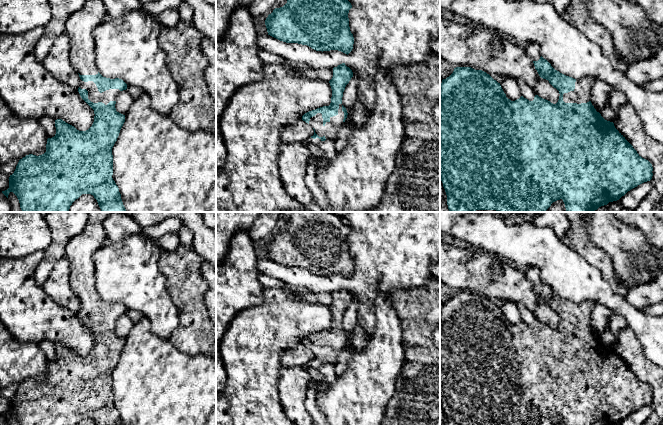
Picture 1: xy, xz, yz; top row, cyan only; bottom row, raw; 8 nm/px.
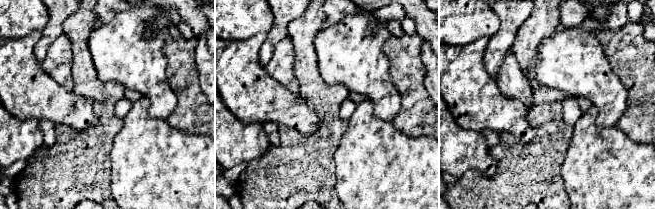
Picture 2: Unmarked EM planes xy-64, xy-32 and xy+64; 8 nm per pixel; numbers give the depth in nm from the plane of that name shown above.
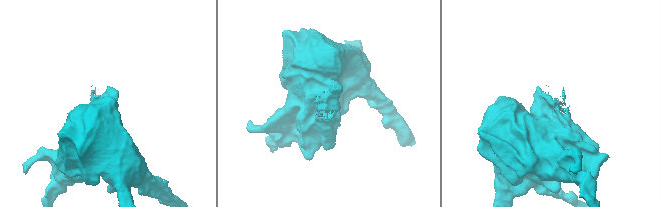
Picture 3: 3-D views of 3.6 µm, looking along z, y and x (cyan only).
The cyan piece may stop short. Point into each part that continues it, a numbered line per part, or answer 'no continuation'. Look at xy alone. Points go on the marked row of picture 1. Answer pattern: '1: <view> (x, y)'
1: xy (94, 95)

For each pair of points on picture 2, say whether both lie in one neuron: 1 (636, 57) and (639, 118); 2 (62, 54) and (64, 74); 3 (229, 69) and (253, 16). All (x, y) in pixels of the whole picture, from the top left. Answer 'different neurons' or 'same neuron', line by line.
1: same neuron
2: same neuron
3: different neurons

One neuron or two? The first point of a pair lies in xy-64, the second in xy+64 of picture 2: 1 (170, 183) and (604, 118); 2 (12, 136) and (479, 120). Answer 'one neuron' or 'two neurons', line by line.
1: two neurons
2: two neurons

